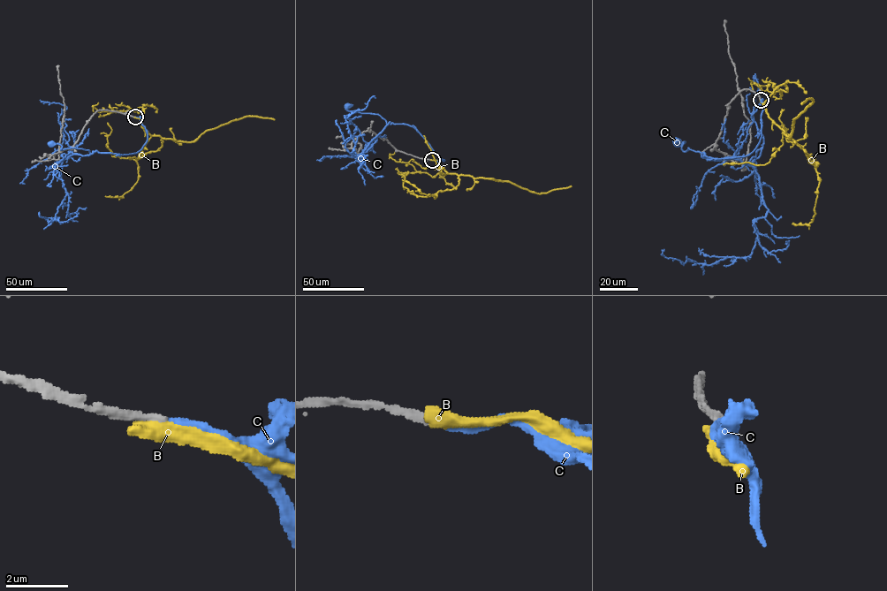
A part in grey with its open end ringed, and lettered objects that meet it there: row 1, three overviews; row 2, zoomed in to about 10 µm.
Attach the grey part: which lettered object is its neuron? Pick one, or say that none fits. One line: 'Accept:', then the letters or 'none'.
Accept: C

